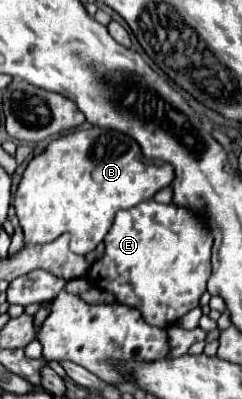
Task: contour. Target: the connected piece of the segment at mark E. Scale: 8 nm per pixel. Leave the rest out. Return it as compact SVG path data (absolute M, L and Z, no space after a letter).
M154 200L142 202L130 210L120 210L114 218L112 228L108 230L104 244L104 256L94 262L86 274L86 280L102 290L110 290L116 296L118 304L128 304L140 310L142 318L150 326L158 326L166 330L168 326L176 324L184 314L200 304L200 296L206 292L206 282L212 274L210 264L210 248L212 238L206 224L194 216L192 210L174 206L174 204L158 204Z

